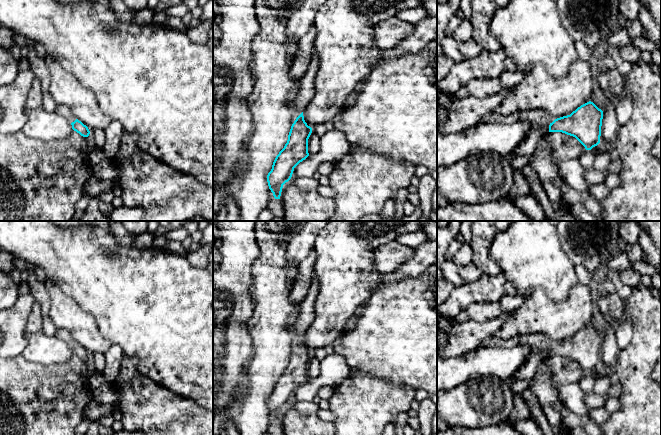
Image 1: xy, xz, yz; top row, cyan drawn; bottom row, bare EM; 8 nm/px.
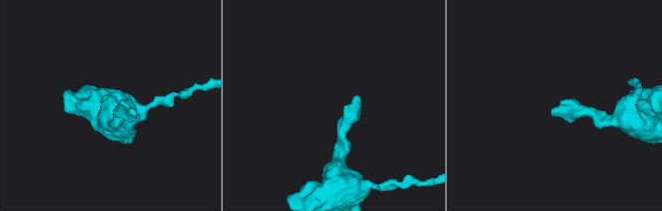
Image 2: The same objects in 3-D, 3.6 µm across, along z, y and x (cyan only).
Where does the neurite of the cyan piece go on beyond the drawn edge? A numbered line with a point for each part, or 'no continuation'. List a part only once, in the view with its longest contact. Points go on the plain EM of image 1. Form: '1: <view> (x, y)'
1: yz (539, 345)

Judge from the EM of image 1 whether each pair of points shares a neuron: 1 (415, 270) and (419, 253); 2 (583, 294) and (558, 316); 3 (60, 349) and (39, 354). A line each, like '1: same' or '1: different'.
1: same
2: same
3: same

